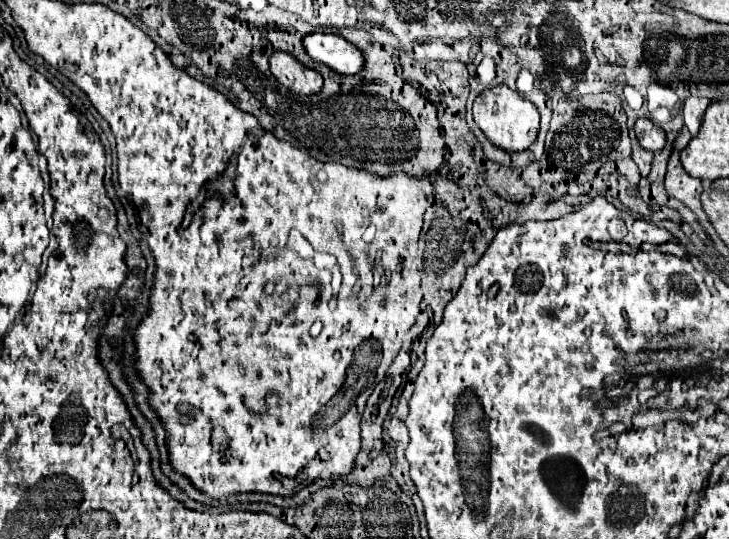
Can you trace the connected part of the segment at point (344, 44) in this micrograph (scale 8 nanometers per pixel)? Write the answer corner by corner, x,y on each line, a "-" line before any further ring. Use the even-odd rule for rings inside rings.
311,33
303,39
303,45
311,59
329,65
341,75
355,75
365,67
363,53
341,35

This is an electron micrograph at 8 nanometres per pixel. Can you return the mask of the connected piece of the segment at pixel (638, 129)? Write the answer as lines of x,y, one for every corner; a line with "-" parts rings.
637,119
635,123
635,135
639,139
639,145
647,151
661,151
665,147
665,131
661,127
657,127
653,121
649,119

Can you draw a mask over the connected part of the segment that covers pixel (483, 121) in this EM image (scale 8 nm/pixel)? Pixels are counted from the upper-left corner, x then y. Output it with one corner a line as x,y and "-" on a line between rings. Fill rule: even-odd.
497,85
491,89
485,89
481,95
477,95
473,103
473,119
481,127
481,131
501,149
513,153
513,151
525,151
539,133
539,111
537,107
523,99
517,91
509,89
507,85

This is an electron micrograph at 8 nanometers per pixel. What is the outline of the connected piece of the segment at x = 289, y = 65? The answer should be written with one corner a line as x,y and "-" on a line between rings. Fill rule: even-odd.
275,51
269,59
269,65
271,65
271,73
275,75
275,79
281,85
285,85
287,89
291,89
293,93
313,95
323,85
321,73
315,71
315,69
305,67
291,53

